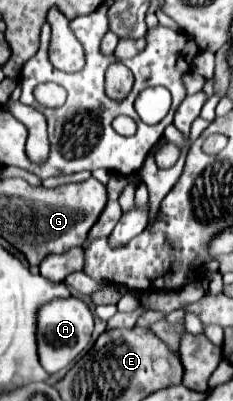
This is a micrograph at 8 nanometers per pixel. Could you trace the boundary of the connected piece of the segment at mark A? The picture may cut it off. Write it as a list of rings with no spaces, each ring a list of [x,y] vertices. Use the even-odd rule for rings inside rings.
[[[65,298],[53,300],[51,304],[43,306],[39,312],[39,360],[49,374],[55,374],[69,366],[71,360],[89,344],[93,332],[93,314],[85,302],[79,298]]]

